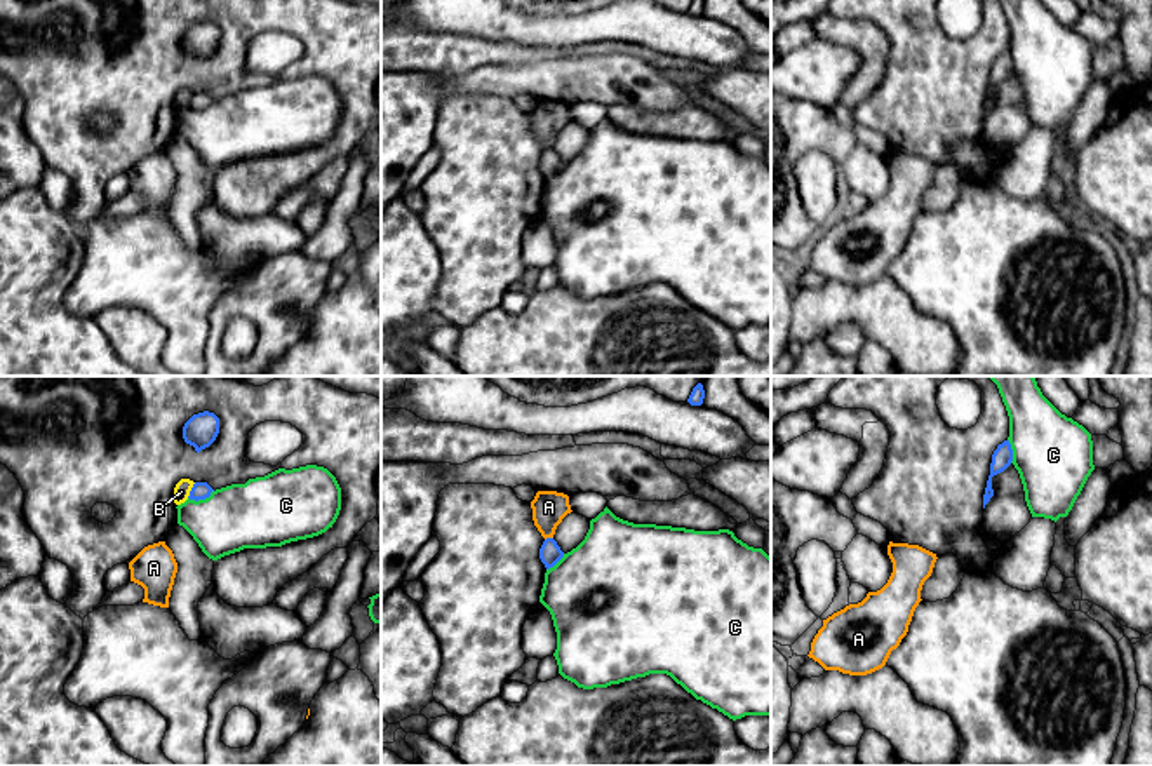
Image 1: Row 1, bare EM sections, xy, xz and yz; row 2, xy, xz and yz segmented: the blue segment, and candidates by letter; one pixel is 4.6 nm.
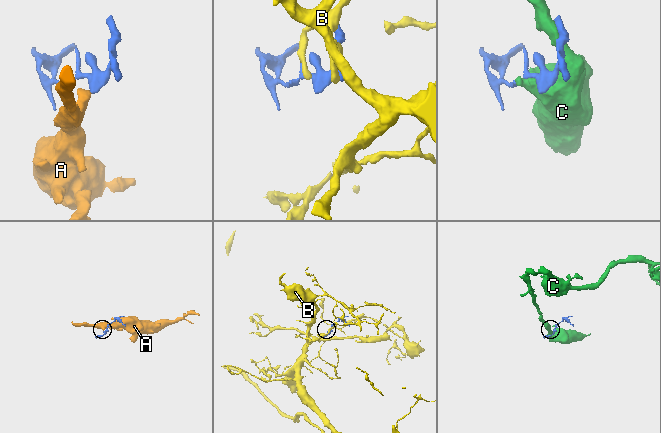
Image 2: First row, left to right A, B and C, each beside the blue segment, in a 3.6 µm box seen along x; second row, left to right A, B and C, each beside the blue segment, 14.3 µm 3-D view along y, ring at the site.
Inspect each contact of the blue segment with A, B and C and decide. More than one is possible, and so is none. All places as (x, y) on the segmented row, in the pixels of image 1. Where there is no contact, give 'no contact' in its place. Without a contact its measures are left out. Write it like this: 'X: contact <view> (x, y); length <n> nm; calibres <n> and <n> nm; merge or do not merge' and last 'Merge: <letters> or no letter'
A: contact xz (549, 538); length 40 nm; calibres 100 and 160 nm; do not merge
B: contact xy (192, 490); length 80 nm; calibres 80 and 80 nm; do not merge
C: contact xy (200, 498); length 130 nm; calibres 80 and 300 nm; do not merge
Merge: no letter

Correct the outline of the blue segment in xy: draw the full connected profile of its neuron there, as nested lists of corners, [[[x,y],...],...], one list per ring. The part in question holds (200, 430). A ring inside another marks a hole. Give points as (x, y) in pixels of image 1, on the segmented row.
[[[204,411],[193,414],[183,427],[183,439],[193,446],[197,453],[209,447],[219,433],[219,418],[214,413]]]

